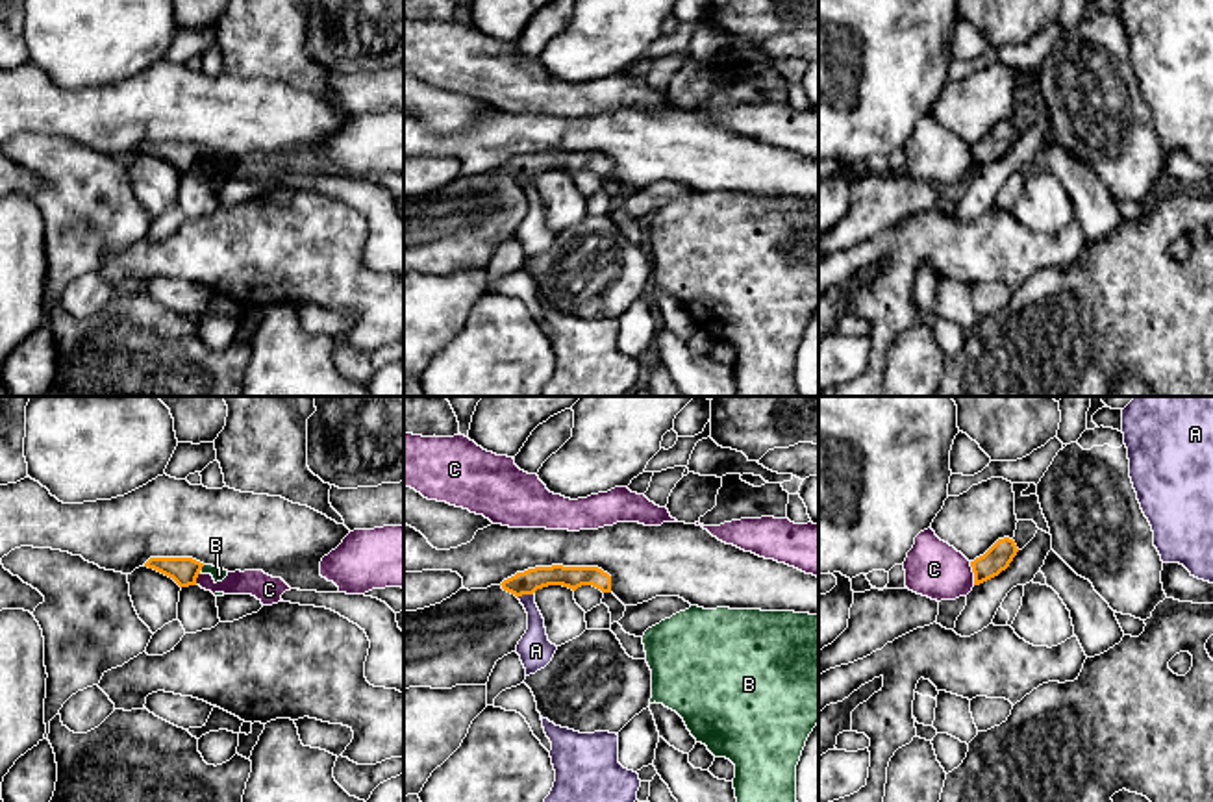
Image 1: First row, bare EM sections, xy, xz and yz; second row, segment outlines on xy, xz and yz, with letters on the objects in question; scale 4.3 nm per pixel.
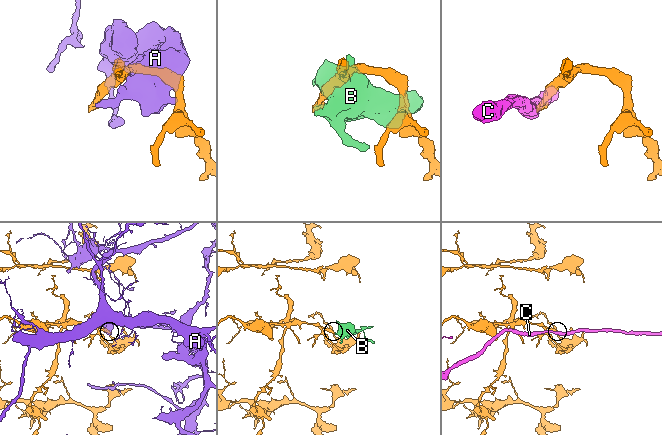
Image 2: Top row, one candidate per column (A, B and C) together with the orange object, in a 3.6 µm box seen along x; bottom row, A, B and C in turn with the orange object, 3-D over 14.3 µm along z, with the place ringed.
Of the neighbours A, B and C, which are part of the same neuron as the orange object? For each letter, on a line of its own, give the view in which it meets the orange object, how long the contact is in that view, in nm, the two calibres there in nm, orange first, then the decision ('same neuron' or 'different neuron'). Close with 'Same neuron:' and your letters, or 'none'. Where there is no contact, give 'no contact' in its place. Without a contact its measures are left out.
A: contact in xz; length 70 nm; calibres 100 and 140 nm; different neuron
B: contact in xy; length 40 nm; calibres 120 and 60 nm; same neuron
C: contact in yz; length 110 nm; calibres 110 and 240 nm; different neuron
Same neuron: B

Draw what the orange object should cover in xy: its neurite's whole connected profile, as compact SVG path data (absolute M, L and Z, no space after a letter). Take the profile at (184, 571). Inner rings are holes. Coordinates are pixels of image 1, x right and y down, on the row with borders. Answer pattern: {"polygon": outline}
{"polygon": "M150 558L144 567L172 578L180 587L196 585L198 574L211 574L215 583L228 576L228 570L204 565L193 558Z"}

